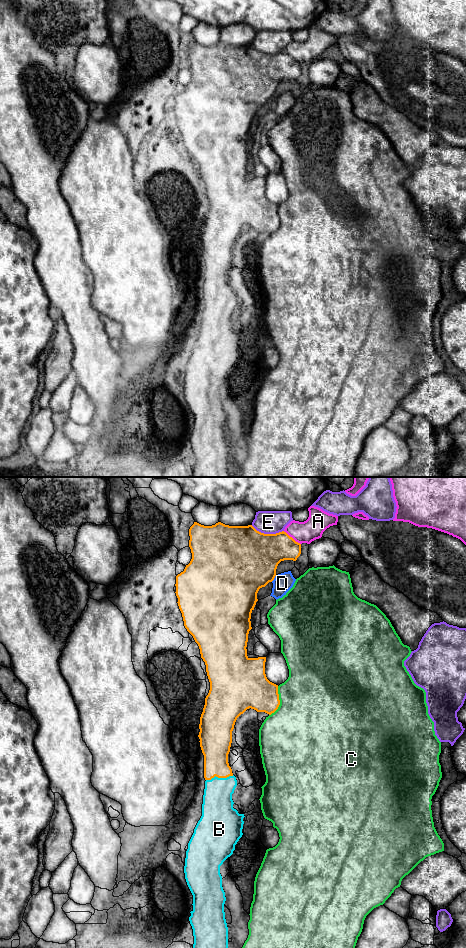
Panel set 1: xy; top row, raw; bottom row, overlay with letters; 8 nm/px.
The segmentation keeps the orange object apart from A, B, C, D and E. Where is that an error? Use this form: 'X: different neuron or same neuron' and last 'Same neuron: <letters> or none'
A: different neuron
B: same neuron
C: different neuron
D: different neuron
E: different neuron
Same neuron: B

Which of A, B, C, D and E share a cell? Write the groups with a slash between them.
A / B / C / D / E

